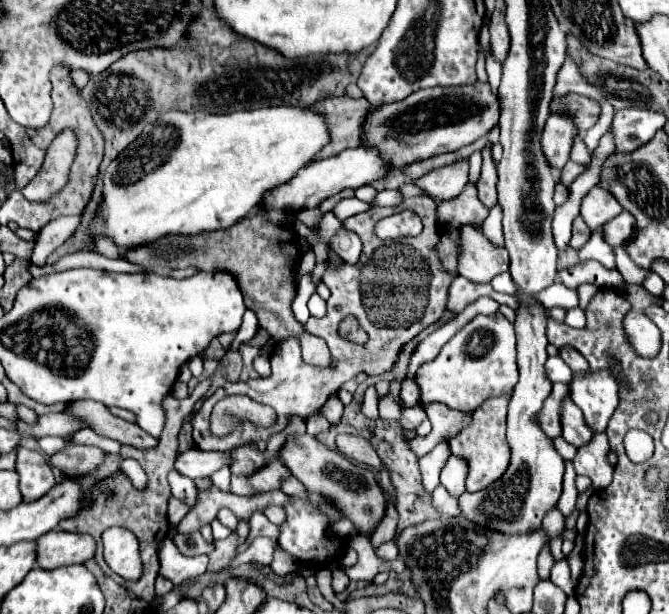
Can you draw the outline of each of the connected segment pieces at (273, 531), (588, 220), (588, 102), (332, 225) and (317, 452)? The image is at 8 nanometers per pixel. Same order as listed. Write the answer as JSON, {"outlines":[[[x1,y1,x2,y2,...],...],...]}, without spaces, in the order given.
{"outlines":[[[253,512,251,518,249,518,249,524,251,524,251,534,249,534,246,542,238,547,237,554,243,553,251,544,251,540,257,538,257,536,269,536,269,538,277,538,279,536,279,528,275,524,271,524,265,518,263,512]],[[595,186,587,192,587,196,581,202,581,216,585,224,595,230,603,224,607,224,611,218,615,218,623,208,613,198,613,194,601,186]],[[569,94,561,100,553,100,551,102,551,110,573,110,573,114,577,114,577,128,581,132,587,132,601,116,601,106,597,100,579,96,579,94]],[[327,212,325,218,323,218,323,222,321,222,321,226,323,226,323,238,325,238,325,242,329,242,329,238,337,232,337,228,341,226,341,222,333,216,333,212]],[[309,434,295,436,295,442,287,440,279,450,279,460,289,468,289,472,303,482,307,490,321,490,321,494,329,494,329,498,337,498,341,506,345,506,345,516,355,524,359,534,373,534,379,520,385,516,385,492,375,480,373,472,351,464,339,452,329,450,317,438]]]}

